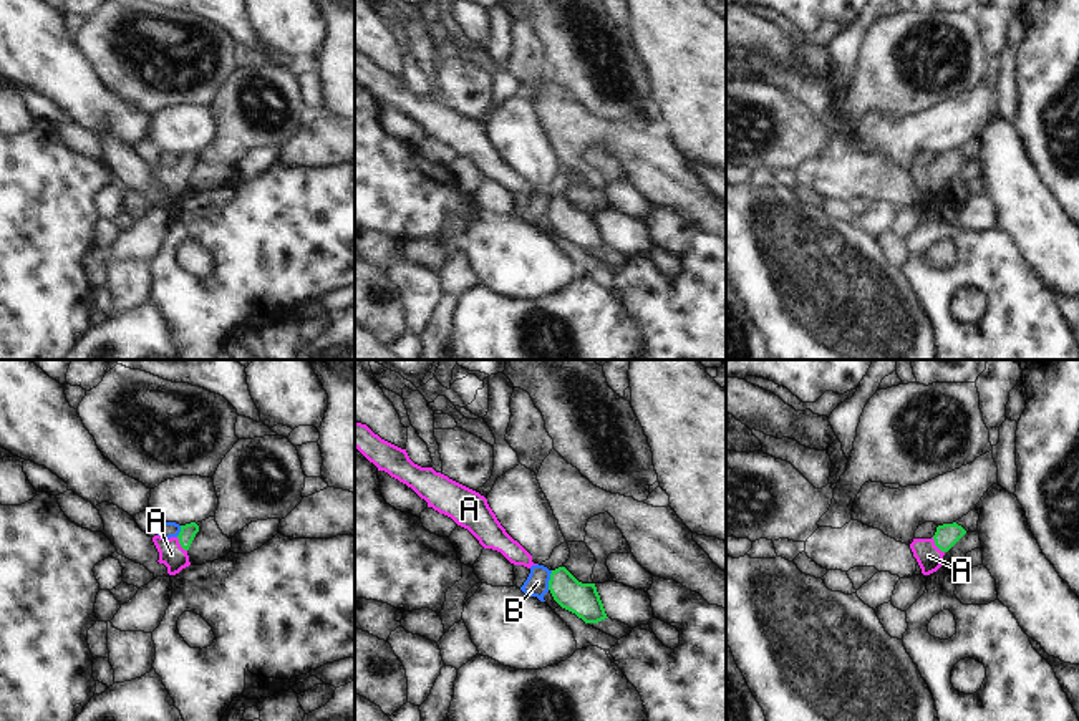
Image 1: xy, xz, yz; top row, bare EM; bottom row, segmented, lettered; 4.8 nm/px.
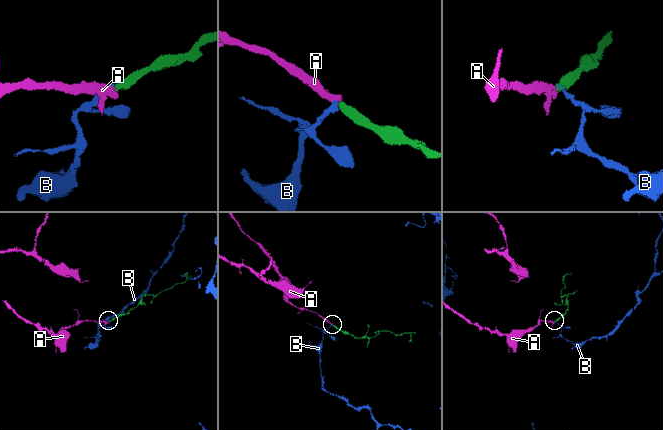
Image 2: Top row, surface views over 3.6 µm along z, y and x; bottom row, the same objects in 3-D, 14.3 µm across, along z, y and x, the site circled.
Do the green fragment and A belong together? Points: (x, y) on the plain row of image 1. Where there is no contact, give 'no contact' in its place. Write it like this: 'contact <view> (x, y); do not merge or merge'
contact yz (937, 174); merge

